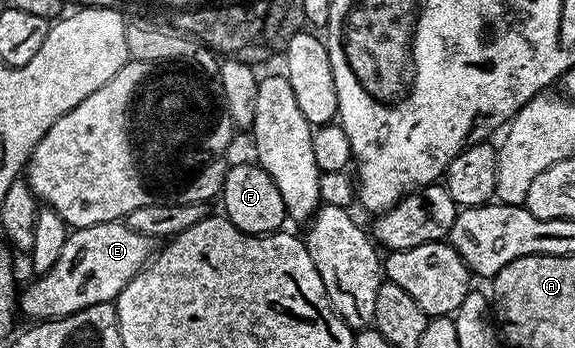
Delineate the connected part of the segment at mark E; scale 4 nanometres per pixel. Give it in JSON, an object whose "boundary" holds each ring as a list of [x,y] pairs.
{"boundary":[[[124,221],[95,223],[91,227],[73,229],[63,252],[51,271],[40,274],[29,286],[24,286],[19,297],[19,309],[34,322],[52,321],[72,313],[95,307],[99,303],[116,302],[118,295],[139,275],[139,271],[149,264],[154,256],[154,238],[131,231]]]}

